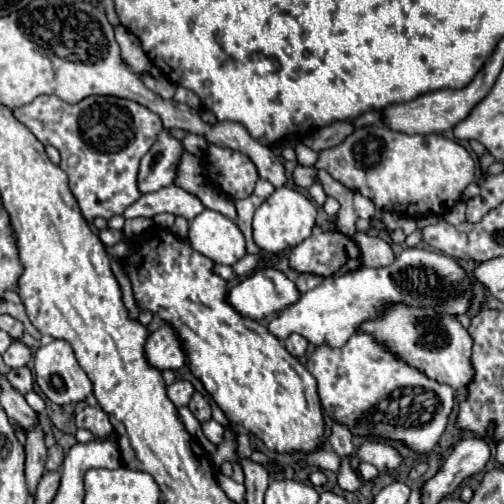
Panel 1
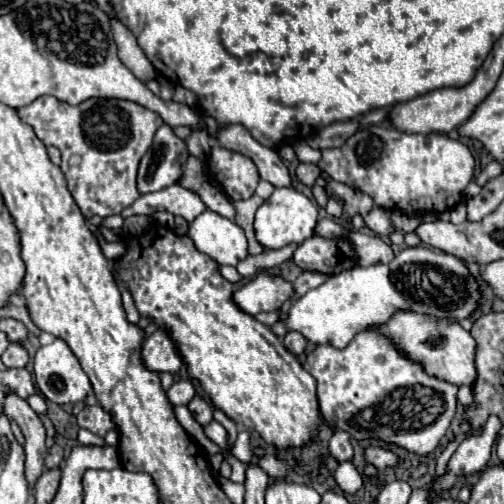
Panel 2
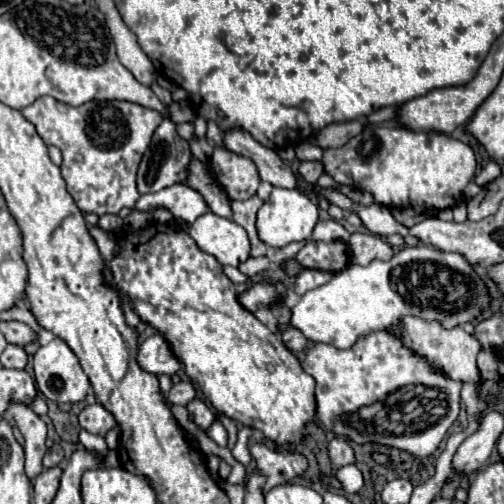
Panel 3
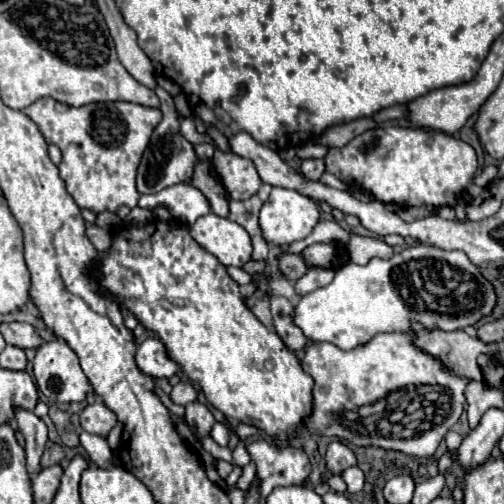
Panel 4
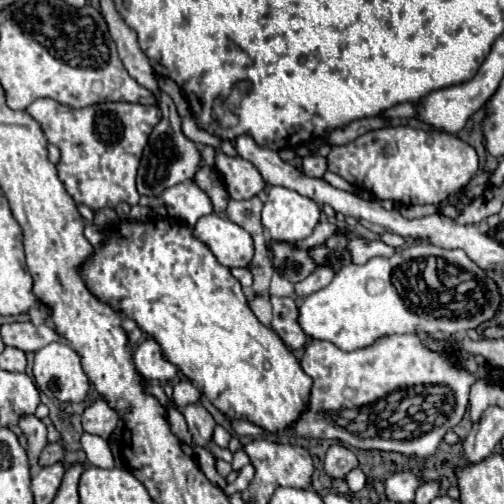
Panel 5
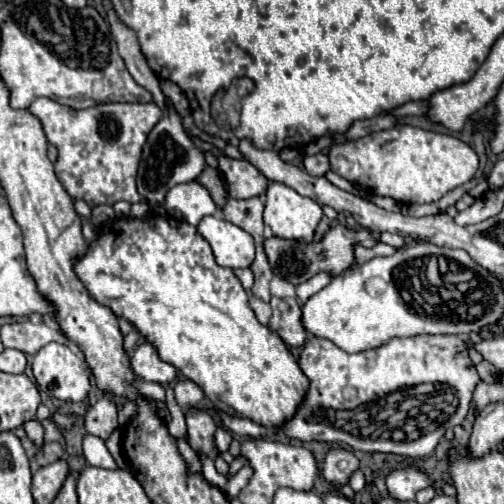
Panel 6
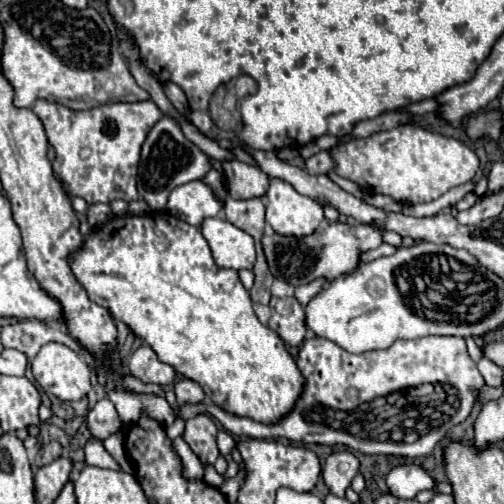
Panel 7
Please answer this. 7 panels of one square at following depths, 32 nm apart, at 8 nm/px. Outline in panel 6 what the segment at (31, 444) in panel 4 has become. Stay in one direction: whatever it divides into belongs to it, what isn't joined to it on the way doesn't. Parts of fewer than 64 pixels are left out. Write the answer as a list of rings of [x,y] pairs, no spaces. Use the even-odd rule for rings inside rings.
[[[28,420],[28,422],[22,424],[22,428],[24,428],[26,436],[32,440],[34,448],[38,452],[44,446],[44,428],[42,428],[42,424],[38,420]]]

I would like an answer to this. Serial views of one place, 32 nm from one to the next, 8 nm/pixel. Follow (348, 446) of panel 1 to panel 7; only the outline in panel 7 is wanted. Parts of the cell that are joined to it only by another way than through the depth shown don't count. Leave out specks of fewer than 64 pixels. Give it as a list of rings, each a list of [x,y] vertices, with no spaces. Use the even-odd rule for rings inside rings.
[[[332,452],[322,468],[322,478],[330,492],[344,496],[344,490],[350,486],[354,474],[358,472],[358,466],[358,458],[352,452]]]

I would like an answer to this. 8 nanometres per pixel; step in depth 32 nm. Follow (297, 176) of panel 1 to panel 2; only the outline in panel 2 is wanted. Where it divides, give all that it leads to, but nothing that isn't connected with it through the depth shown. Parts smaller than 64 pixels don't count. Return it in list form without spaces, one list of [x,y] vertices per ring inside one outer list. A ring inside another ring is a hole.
[[[298,164],[298,168],[296,168],[296,178],[304,186],[312,186],[318,176],[320,176],[320,168],[316,164]]]

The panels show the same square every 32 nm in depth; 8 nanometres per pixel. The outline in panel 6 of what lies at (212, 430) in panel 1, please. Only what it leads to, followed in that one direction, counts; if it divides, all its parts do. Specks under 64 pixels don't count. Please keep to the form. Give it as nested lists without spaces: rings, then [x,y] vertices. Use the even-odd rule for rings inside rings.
[[[218,426],[216,428],[216,434],[214,434],[214,442],[216,442],[216,446],[218,446],[220,452],[226,452],[228,446],[230,446],[230,442],[232,442],[232,434],[226,428]]]

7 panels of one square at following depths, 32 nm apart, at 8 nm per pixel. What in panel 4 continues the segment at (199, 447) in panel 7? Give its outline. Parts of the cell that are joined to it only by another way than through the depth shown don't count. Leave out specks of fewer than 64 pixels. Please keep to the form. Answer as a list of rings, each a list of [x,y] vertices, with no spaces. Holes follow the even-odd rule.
[[[192,402],[186,406],[186,422],[192,426],[192,432],[196,438],[208,436],[212,424],[216,422],[212,412],[202,404],[202,402]]]

